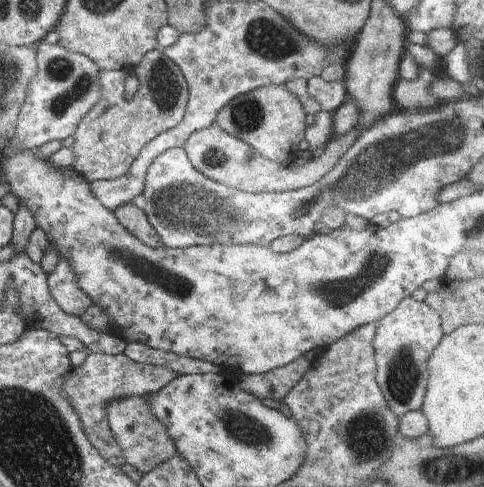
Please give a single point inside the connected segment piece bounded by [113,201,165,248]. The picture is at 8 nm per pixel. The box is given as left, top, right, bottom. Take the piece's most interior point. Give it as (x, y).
(131, 216)

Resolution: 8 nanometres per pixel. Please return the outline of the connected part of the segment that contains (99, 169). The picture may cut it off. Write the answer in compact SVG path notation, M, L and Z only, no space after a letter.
M162 50L147 52L134 73L139 80L138 90L132 96L126 96L125 71L100 71L103 97L82 117L73 134L74 172L89 183L127 175L142 148L160 133L174 128L184 116L189 99L188 83L180 68Z

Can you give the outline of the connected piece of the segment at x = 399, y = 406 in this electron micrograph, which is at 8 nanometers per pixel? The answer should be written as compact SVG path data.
M413 296L402 299L402 302L379 322L373 338L374 358L378 370L376 378L388 406L398 418L410 410L420 410L428 380L426 362L443 336L440 315L430 308L429 304L417 301Z

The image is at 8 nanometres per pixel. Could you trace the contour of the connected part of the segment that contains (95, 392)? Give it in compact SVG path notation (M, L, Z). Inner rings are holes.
M124 353L117 355L88 354L80 367L70 367L63 376L63 393L69 398L80 417L82 430L90 444L96 448L110 464L120 467L126 464L126 459L112 434L105 413L105 406L113 400L131 396L151 395L164 388L176 374L164 367L147 365L130 360Z

